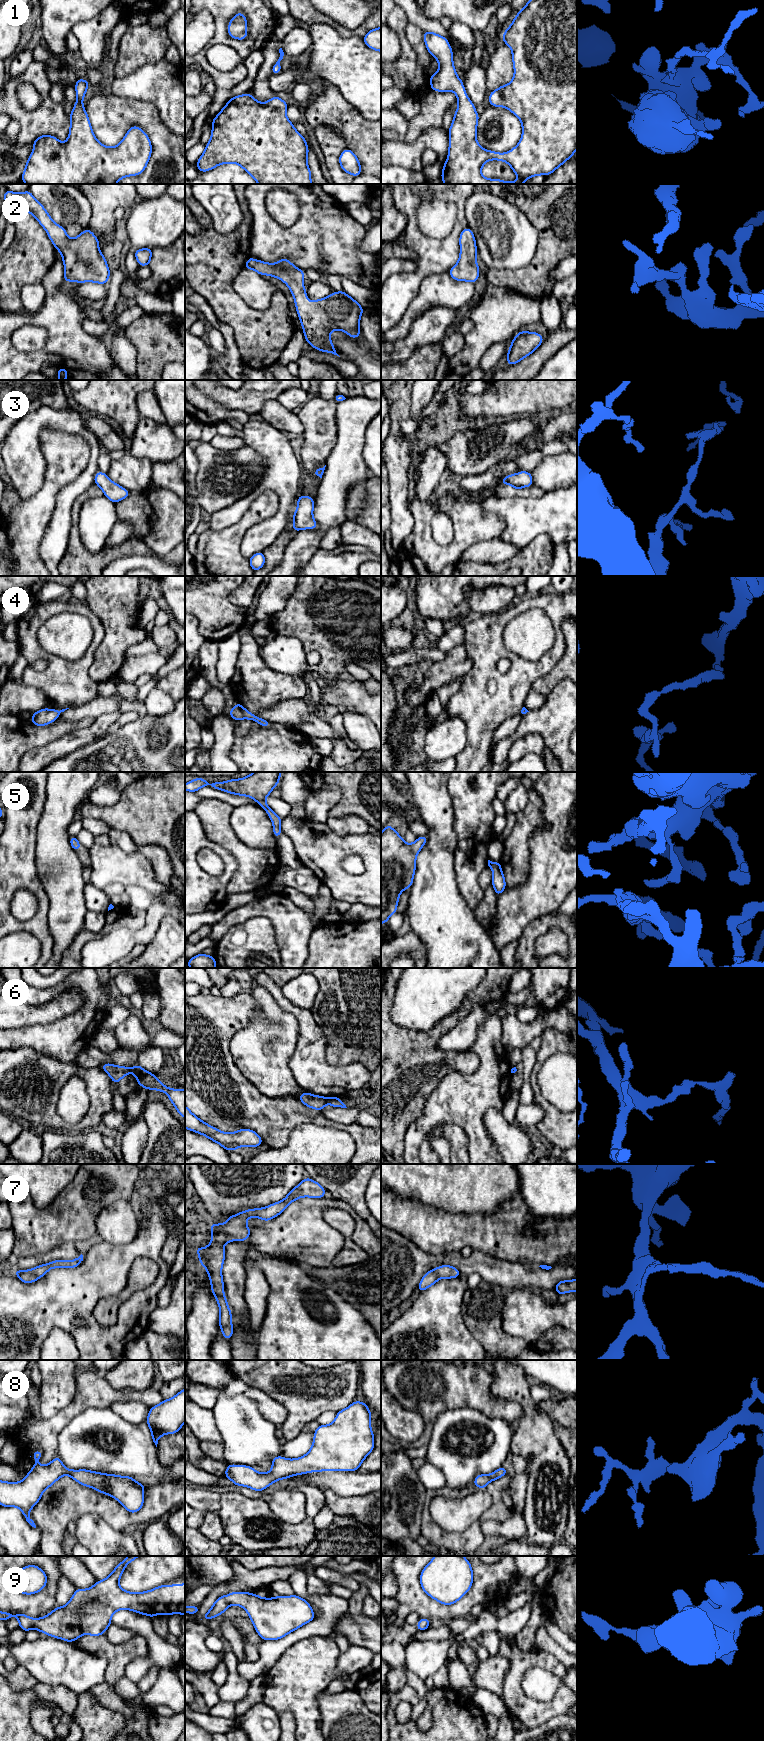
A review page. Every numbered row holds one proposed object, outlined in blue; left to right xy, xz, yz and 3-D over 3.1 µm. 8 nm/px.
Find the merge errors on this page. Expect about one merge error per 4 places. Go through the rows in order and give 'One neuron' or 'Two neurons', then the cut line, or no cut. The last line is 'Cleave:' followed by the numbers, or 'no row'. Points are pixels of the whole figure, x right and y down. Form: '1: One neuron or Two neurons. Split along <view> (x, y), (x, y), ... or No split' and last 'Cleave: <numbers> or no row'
1: One neuron. No split
2: One neuron. No split
3: One neuron. No split
4: One neuron. No split
5: One neuron. No split
6: Two neurons. Split along xz (328, 1098), (326, 1102)
7: One neuron. No split
8: One neuron. No split
9: One neuron. No split
Cleave: 6

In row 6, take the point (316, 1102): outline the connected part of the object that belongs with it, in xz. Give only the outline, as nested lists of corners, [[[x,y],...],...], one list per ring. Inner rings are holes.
[[[305,1092],[299,1095],[299,1100],[307,1107],[322,1111],[327,1103],[328,1098],[318,1095],[312,1095],[309,1092]]]

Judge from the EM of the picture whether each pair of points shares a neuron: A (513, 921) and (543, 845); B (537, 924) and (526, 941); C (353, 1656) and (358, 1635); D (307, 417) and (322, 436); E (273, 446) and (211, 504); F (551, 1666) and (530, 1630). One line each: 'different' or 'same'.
A: same
B: same
C: different
D: same
E: different
F: different

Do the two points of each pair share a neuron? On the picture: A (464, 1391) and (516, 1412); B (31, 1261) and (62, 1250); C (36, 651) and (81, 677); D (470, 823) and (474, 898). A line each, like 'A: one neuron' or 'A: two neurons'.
A: one neuron
B: one neuron
C: one neuron
D: one neuron

